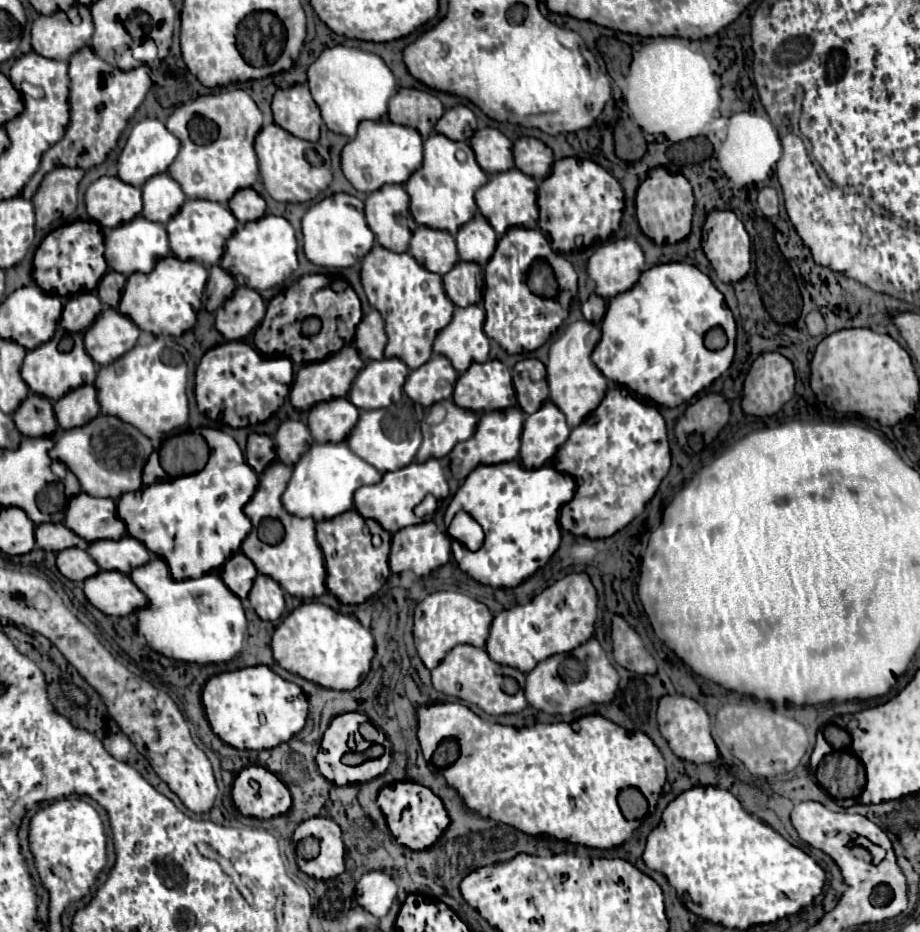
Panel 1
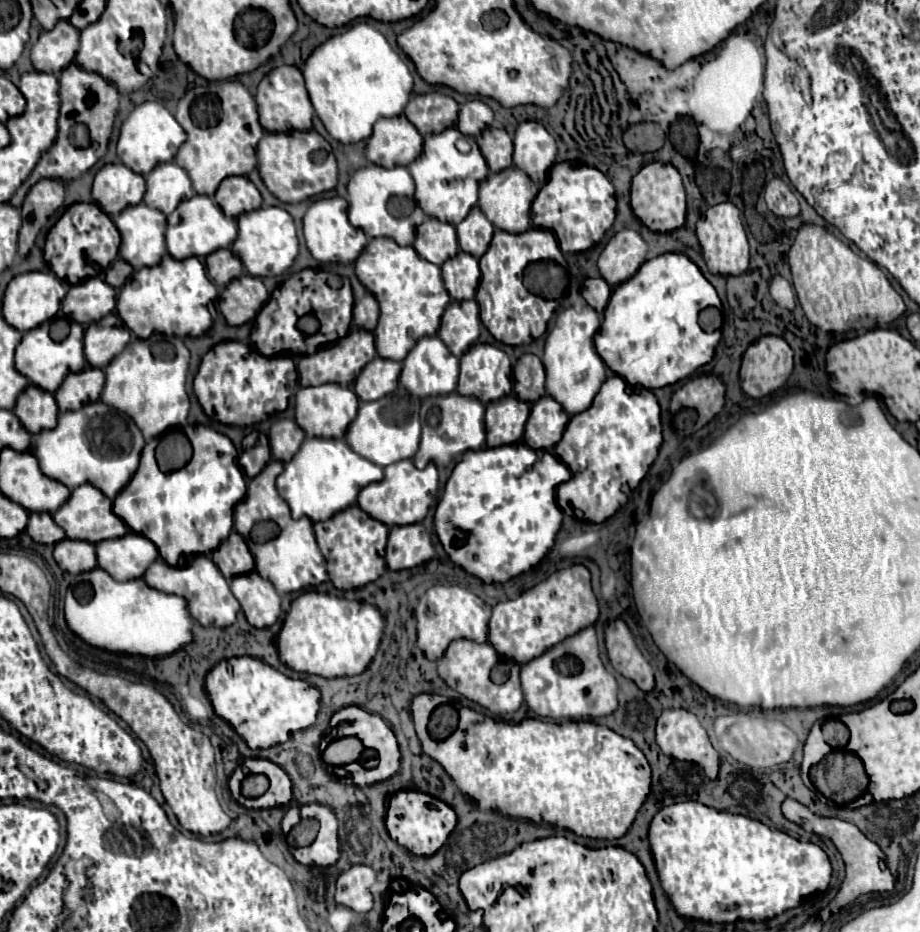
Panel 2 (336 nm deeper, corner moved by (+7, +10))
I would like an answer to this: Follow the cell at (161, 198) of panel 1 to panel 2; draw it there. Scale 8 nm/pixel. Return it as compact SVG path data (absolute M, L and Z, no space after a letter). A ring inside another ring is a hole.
M167 161L165 165L157 165L157 169L153 169L153 173L145 177L145 181L147 181L147 189L143 203L163 211L165 215L173 213L173 209L183 199L195 195L189 175L173 161Z

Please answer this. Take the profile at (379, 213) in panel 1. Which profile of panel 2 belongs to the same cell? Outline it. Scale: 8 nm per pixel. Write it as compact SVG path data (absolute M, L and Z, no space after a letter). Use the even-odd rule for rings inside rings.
M369 165L353 173L347 183L349 191L349 223L357 229L365 229L369 237L389 237L399 245L411 245L415 241L417 225L425 219L423 211L417 207L413 193L415 185L407 167L385 169L379 165Z

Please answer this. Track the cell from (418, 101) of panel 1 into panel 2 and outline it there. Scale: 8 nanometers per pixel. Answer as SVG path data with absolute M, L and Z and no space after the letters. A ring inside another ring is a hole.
M435 91L411 97L409 105L405 107L407 119L417 127L421 135L441 133L441 129L455 125L457 111L459 105L455 103L455 99Z

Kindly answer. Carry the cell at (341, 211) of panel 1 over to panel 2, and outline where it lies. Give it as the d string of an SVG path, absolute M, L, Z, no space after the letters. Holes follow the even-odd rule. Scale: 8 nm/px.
M341 197L319 199L311 203L303 217L303 235L309 247L309 253L321 263L353 263L361 249L367 245L367 235L361 229L355 229L347 219L347 201Z

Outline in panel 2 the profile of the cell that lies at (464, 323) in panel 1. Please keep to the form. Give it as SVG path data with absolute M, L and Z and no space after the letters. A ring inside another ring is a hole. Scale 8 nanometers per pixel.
M475 299L469 301L451 301L443 313L439 337L445 341L449 351L455 357L461 357L471 345L477 343L481 331L479 307Z

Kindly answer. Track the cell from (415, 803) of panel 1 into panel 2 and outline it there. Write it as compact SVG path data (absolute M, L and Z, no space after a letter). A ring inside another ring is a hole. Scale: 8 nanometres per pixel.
M403 789L403 791L397 791L395 795L391 795L387 815L385 815L385 825L387 825L389 837L393 841L403 845L413 855L427 857L427 855L433 855L445 843L447 835L457 825L457 815L441 799L435 799L423 791Z

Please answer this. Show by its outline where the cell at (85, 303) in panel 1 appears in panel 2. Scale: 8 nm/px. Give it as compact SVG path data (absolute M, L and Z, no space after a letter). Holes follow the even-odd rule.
M91 277L79 285L73 285L63 299L63 315L69 321L89 325L109 315L115 309L115 289L105 285L101 277Z

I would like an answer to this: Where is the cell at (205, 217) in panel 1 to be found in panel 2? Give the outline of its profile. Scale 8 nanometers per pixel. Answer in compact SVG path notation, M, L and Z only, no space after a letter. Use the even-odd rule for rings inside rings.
M193 195L181 201L181 205L167 217L167 249L175 259L185 257L207 257L217 249L231 247L237 237L237 221L227 217L221 207L207 195Z

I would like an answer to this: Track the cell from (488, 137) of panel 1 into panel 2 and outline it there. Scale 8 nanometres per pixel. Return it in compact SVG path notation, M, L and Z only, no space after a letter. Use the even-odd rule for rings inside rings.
M487 127L477 137L477 145L479 145L479 149L481 149L483 157L487 159L487 165L493 173L513 165L513 143L511 143L511 137L505 129Z

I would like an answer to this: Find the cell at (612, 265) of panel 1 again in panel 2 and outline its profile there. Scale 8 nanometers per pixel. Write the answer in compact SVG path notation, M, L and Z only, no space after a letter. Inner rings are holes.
M623 229L615 233L601 251L597 261L599 273L611 287L621 285L637 273L645 261L645 253L647 243L641 239L641 235L633 229Z

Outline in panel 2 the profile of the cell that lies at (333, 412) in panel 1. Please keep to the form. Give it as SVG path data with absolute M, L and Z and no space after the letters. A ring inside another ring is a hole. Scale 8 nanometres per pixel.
M319 385L319 387L305 387L299 389L295 397L295 421L301 425L307 437L337 437L341 439L355 419L359 407L359 399L351 389L341 385Z

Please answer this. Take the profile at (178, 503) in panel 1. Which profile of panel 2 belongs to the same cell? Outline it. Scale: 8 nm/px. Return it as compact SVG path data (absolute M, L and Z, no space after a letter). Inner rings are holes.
M187 425L182 430L189 439L197 439L197 453L193 453L193 459L179 471L161 473L155 456L159 439L148 441L141 452L137 473L113 501L113 511L127 523L127 527L143 537L149 537L159 549L159 555L173 567L181 565L181 557L205 555L217 549L217 545L233 531L233 509L247 493L245 477L237 465L239 452L227 435L205 425Z

